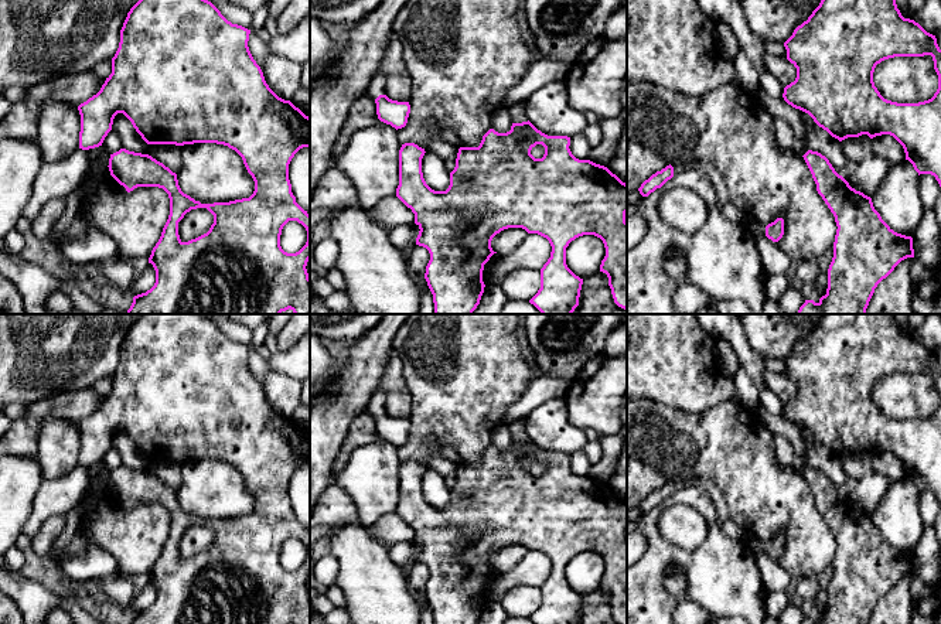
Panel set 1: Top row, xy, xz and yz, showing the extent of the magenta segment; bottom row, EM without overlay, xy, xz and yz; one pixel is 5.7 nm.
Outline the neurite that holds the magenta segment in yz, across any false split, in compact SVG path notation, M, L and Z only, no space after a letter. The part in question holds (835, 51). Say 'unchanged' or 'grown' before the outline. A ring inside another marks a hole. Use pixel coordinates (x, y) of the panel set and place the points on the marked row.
unchanged; M821 0L784 47L787 59L797 68L795 81L783 93L788 105L808 113L839 141L862 134L893 136L918 175L931 174L941 187L941 50L935 35L901 16L896 0ZM924 55L933 57L938 75L934 96L918 103L884 99L873 82L876 65L894 57Z

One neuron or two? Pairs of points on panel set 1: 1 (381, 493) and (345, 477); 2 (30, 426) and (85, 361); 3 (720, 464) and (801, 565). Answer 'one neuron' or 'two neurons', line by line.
1: one neuron
2: two neurons
3: one neuron

